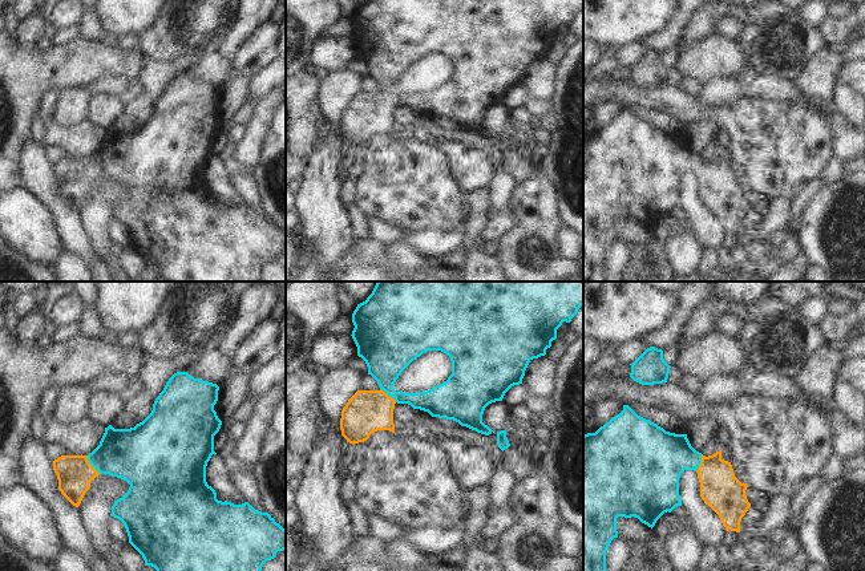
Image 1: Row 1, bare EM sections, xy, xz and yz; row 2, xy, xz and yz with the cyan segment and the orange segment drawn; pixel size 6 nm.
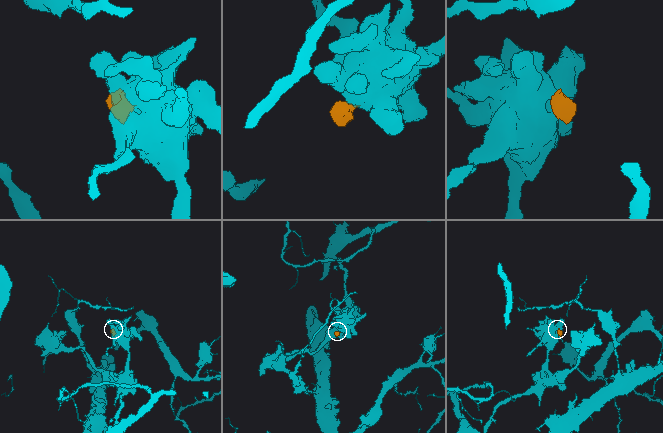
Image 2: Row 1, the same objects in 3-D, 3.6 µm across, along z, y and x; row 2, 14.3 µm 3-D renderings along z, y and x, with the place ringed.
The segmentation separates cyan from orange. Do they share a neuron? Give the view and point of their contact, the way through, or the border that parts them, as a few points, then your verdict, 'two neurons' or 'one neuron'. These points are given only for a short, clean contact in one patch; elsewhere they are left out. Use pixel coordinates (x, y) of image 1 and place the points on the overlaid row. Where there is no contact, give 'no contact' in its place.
meets cyan in xy at (92, 465); runs through xy (132, 454), (112, 456), (92, 465), (75, 473); one neuron

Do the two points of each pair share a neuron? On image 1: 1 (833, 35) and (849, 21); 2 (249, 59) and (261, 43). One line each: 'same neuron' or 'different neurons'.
1: same neuron
2: same neuron

